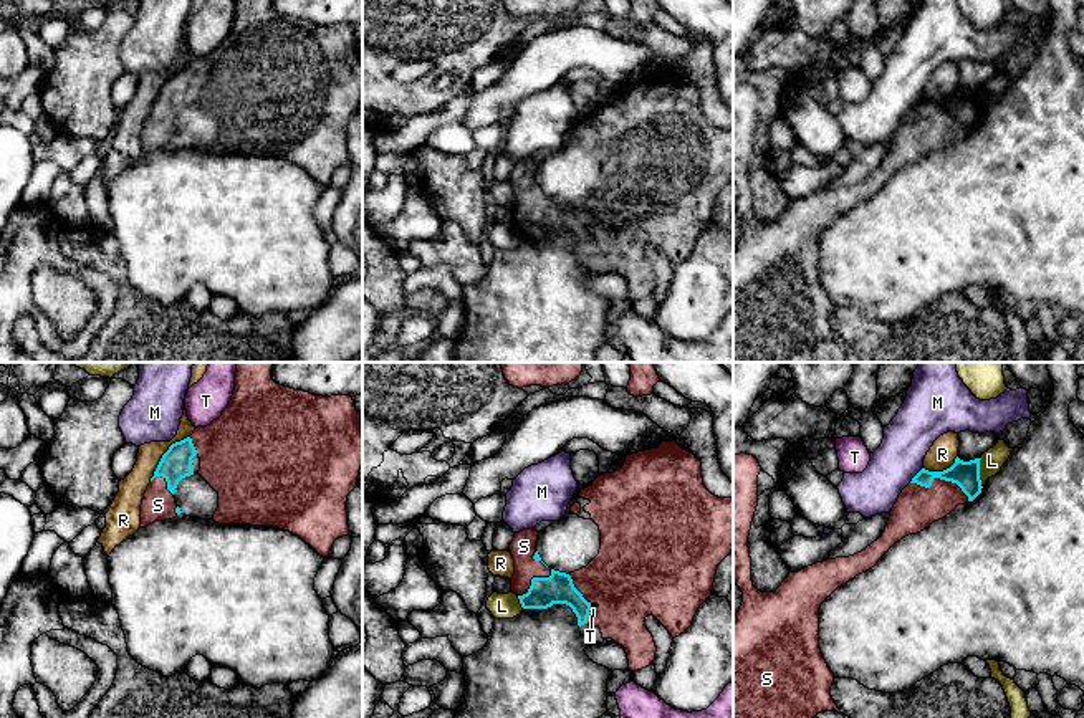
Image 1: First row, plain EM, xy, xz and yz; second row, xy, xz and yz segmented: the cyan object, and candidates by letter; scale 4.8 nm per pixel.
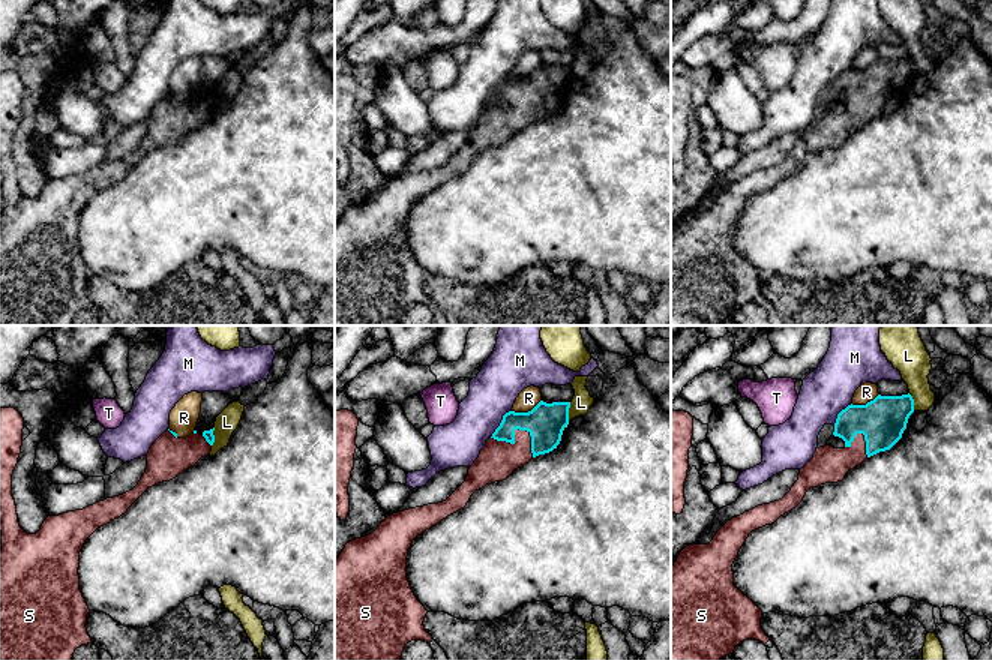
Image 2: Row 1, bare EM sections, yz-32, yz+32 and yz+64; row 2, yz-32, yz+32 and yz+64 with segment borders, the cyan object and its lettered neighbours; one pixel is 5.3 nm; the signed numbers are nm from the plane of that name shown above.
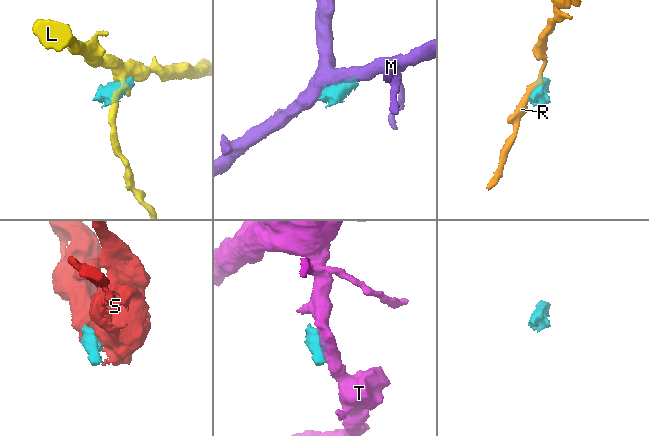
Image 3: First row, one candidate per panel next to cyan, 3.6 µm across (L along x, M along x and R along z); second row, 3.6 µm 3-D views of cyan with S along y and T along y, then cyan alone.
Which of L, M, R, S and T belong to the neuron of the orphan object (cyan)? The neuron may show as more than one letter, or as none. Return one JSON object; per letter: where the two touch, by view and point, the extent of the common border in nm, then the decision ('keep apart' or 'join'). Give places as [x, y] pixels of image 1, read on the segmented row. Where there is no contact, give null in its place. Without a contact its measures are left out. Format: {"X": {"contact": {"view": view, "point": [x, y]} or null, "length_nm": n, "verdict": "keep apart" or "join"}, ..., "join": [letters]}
{"L": {"contact": {"view": "yz", "point": [978, 473]}, "length_nm": 140, "verdict": "keep apart"}, "M": {"contact": {"view": "yz", "point": [916, 475]}, "length_nm": 100, "verdict": "keep apart"}, "R": {"contact": {"view": "xy", "point": [164, 454]}, "length_nm": 300, "verdict": "keep apart"}, "S": {"contact": {"view": "yz", "point": [940, 478]}, "length_nm": 300, "verdict": "join"}, "T": {"contact": {"view": "xz", "point": [589, 609]}, "length_nm": 40, "verdict": "keep apart"}, "join": ["S"]}

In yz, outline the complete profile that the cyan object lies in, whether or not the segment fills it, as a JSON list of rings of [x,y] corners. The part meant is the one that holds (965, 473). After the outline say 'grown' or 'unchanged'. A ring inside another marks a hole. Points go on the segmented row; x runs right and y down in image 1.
[[[753,455],[733,457],[733,569],[743,592],[733,617],[733,718],[814,718],[837,708],[831,696],[834,673],[819,649],[819,607],[841,586],[872,569],[902,538],[923,531],[950,515],[958,505],[981,493],[980,460],[955,463],[943,471],[922,468],[899,495],[882,536],[864,551],[808,566],[788,577],[775,592],[761,592],[751,581],[748,536],[758,506],[761,467]]] | grown

